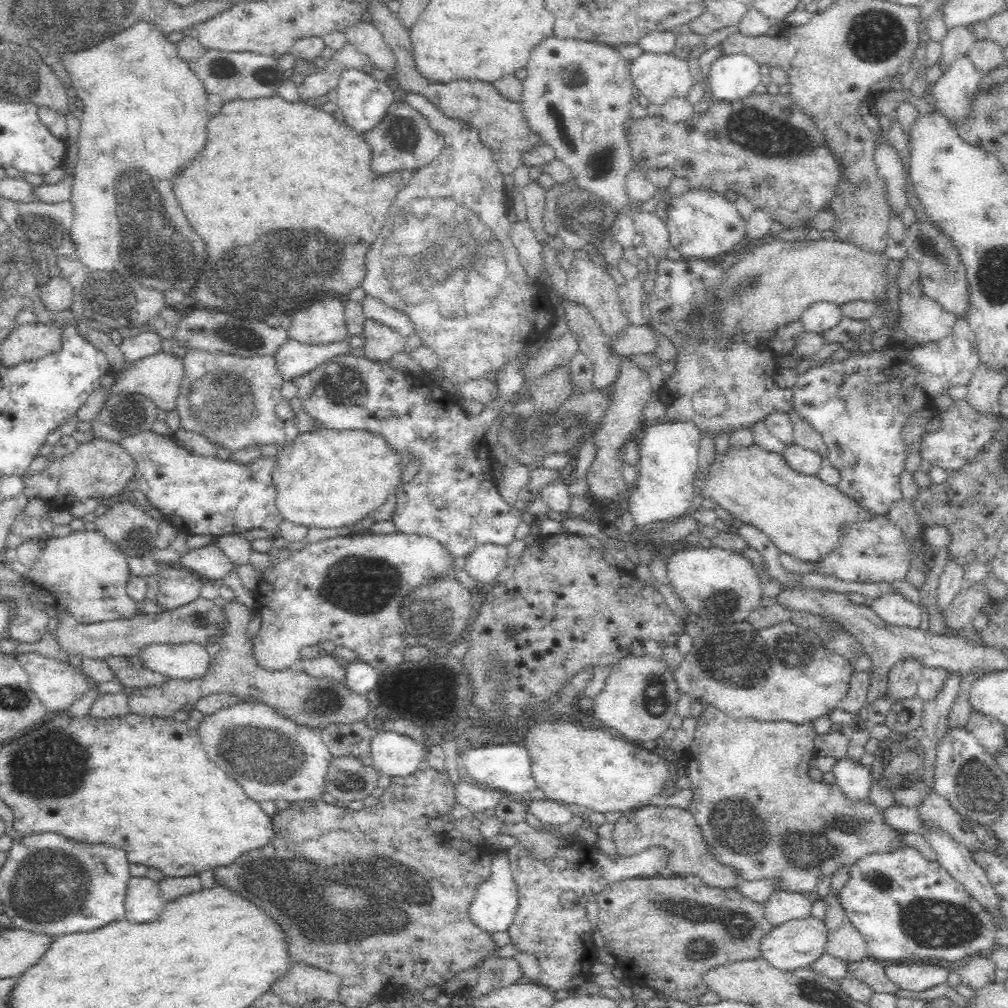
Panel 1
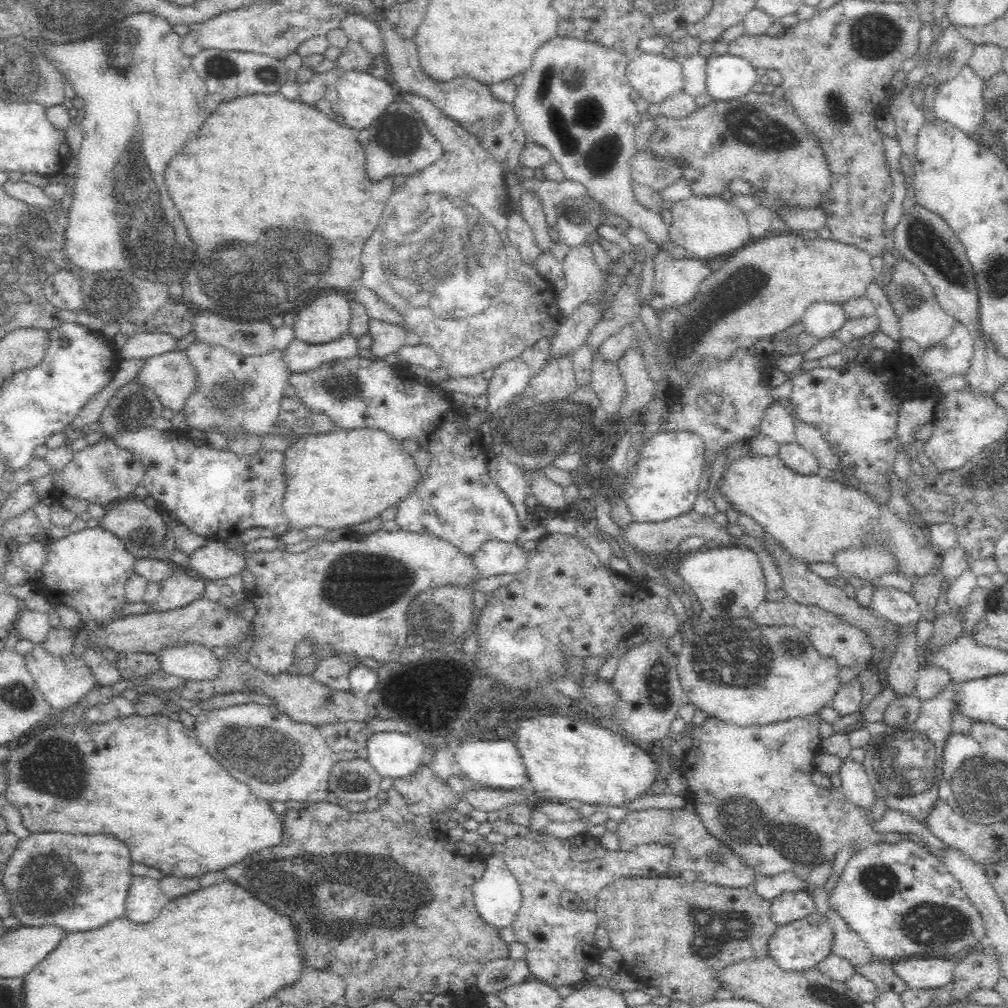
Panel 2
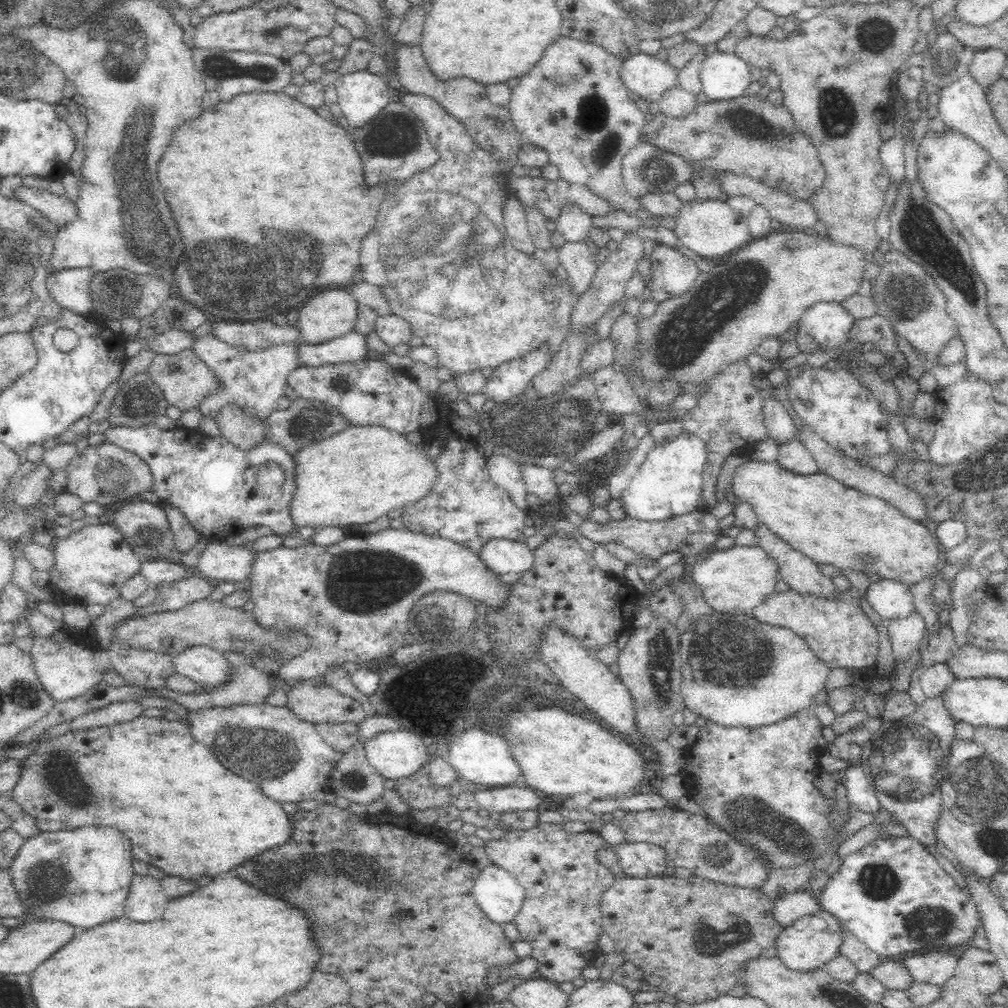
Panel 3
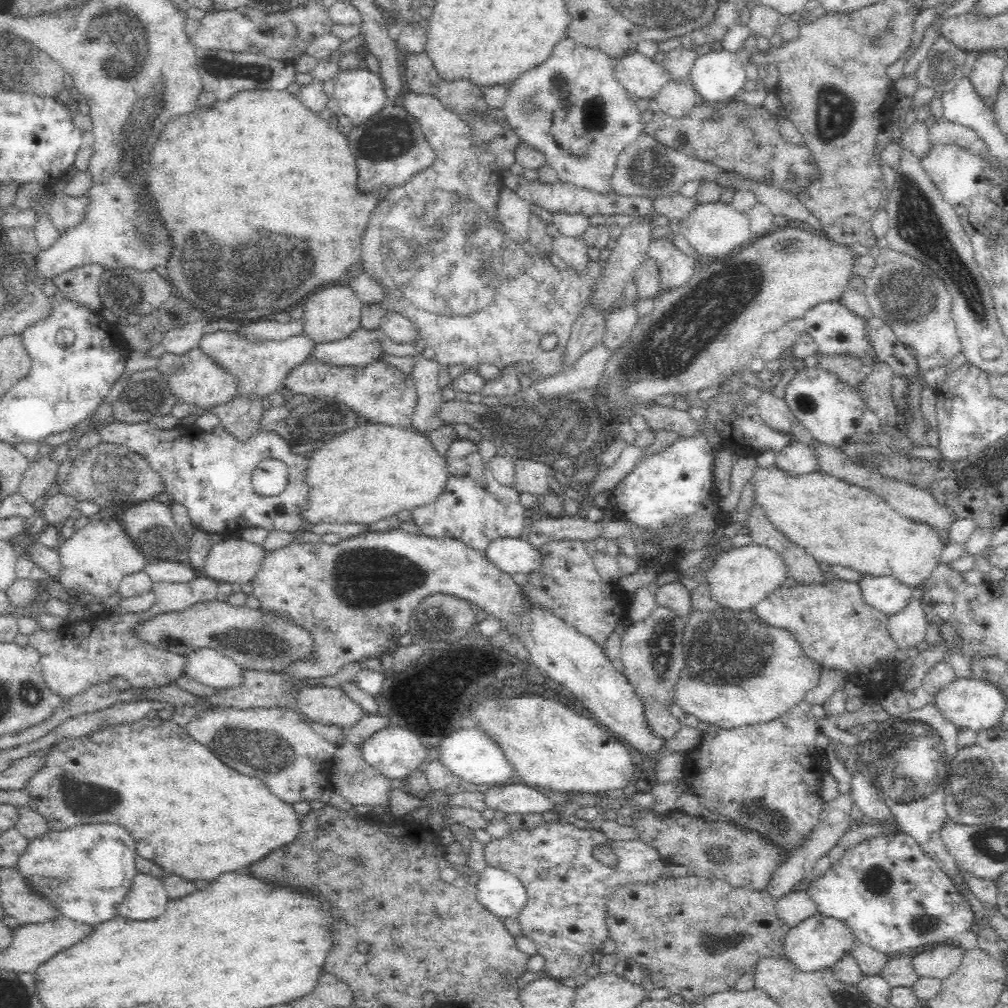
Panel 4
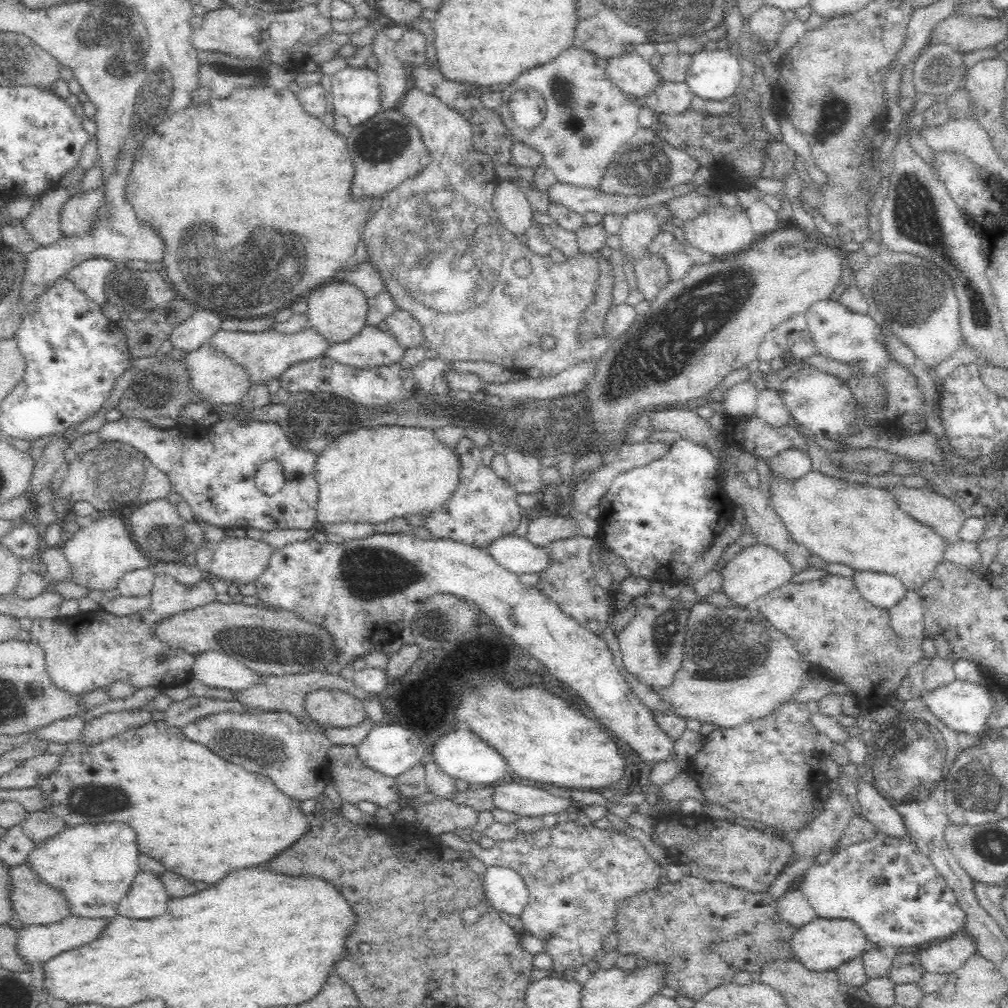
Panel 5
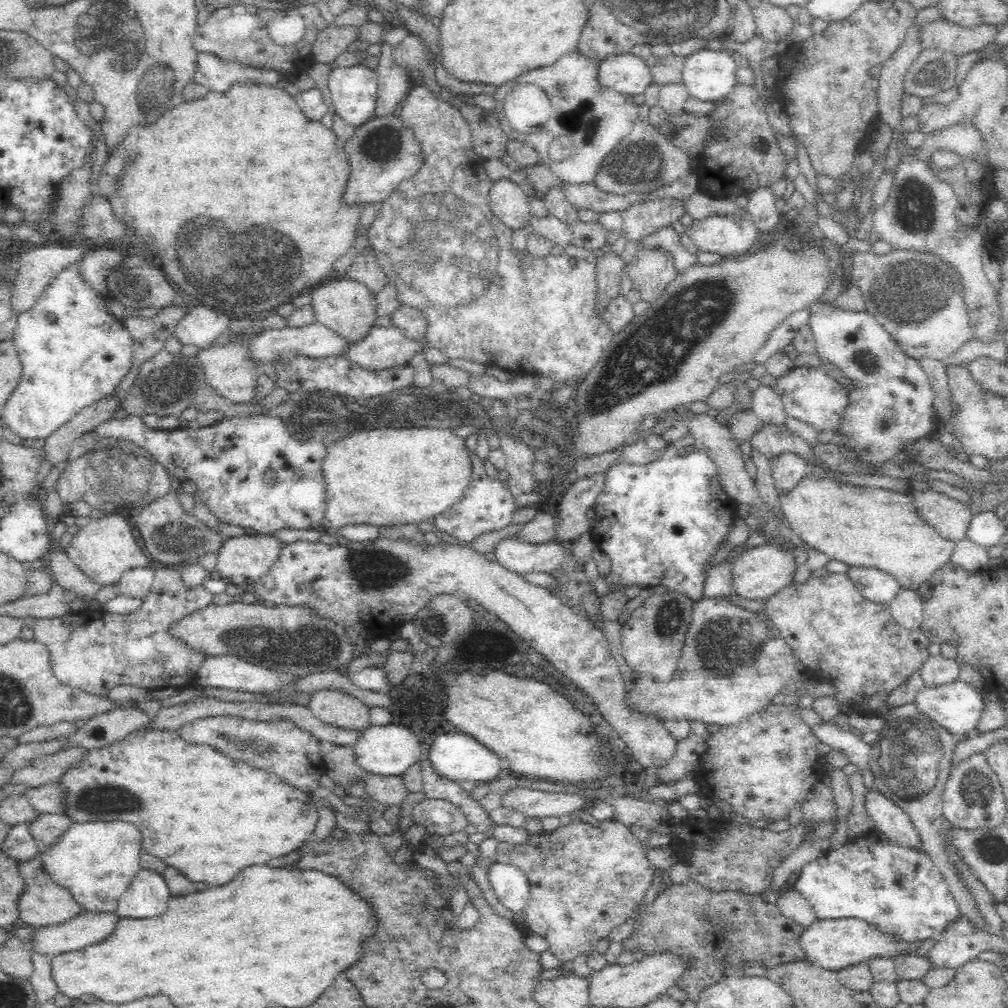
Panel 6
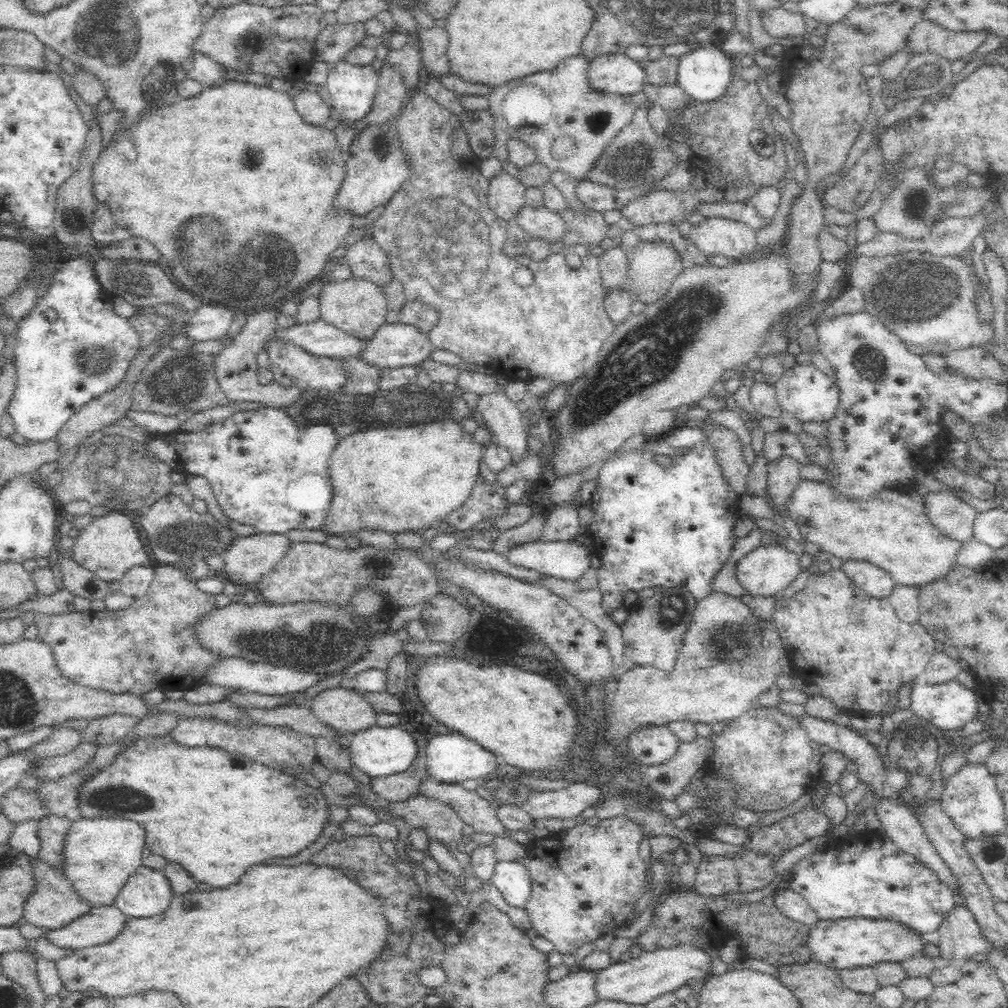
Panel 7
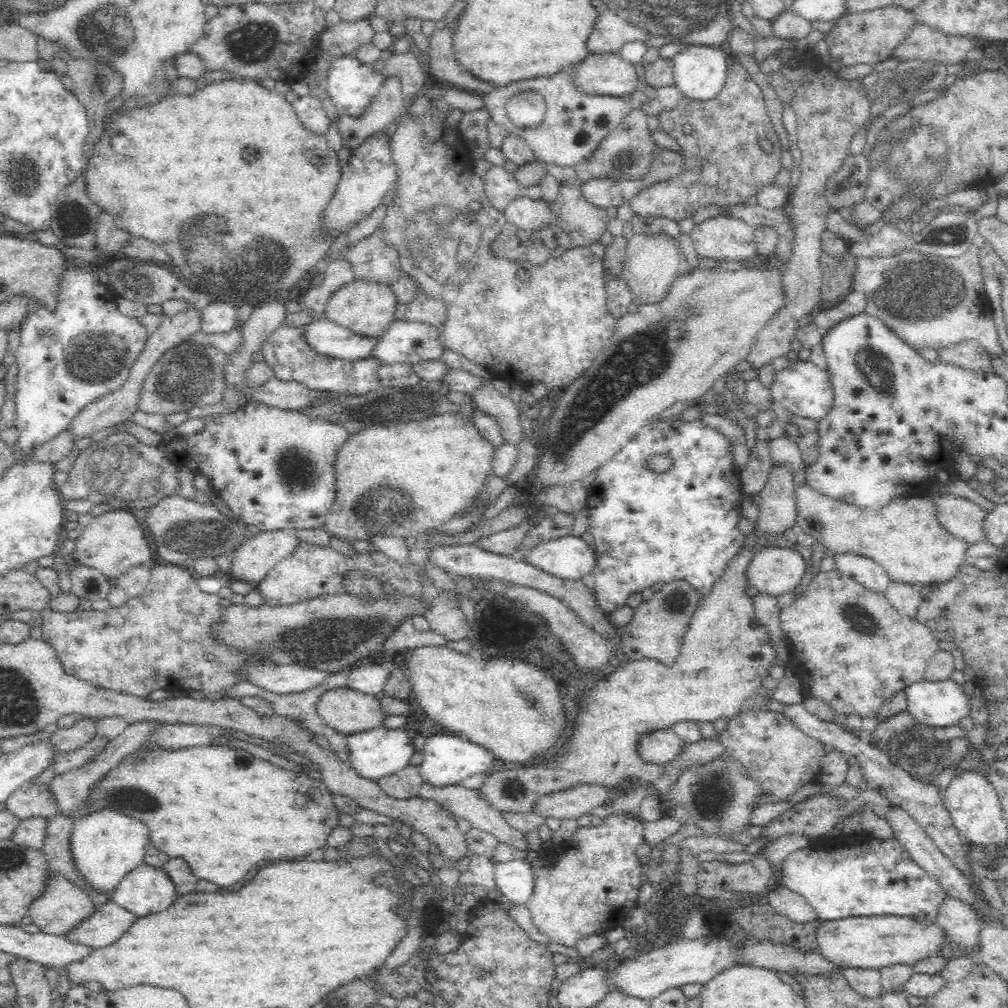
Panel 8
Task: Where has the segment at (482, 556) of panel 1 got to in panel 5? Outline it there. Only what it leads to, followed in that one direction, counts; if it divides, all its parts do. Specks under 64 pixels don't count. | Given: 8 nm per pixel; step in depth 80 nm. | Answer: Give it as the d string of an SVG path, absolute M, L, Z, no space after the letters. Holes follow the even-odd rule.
M514 534L494 539L486 550L506 571L516 575L542 573L553 563L550 547L534 546L525 537Z

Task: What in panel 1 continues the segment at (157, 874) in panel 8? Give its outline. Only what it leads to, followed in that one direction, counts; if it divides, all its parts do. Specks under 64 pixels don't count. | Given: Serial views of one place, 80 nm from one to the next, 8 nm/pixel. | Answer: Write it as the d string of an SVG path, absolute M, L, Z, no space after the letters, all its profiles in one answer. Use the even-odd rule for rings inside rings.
M131 877L125 896L125 918L133 923L150 922L166 908L159 884L146 877Z

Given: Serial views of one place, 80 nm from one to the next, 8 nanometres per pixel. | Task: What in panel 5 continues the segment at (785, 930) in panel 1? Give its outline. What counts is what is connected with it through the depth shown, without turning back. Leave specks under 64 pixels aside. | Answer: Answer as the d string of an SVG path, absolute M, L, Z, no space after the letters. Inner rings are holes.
M816 916L806 926L798 927L794 933L792 948L798 955L796 960L802 961L809 969L817 971L834 971L850 960L863 956L866 952L879 950L880 943L874 943L869 936L862 931L862 927L854 920L848 919L827 919Z

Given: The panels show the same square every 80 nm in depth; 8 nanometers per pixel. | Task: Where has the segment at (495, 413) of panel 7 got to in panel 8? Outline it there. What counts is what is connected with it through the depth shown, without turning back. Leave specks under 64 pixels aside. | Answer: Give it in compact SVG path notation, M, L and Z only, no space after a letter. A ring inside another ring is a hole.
M486 379L484 384L480 384L471 392L471 396L476 406L488 411L502 425L504 442L519 447L523 437L520 421L522 406L514 404L509 396L502 395L494 388L492 382Z

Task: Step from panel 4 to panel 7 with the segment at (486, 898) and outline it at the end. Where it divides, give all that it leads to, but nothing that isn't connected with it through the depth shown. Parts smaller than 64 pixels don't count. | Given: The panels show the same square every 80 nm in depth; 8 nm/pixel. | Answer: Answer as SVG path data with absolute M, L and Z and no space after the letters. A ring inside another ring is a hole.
M521 860L497 862L491 884L502 893L510 906L518 908L526 904L532 892L530 873Z

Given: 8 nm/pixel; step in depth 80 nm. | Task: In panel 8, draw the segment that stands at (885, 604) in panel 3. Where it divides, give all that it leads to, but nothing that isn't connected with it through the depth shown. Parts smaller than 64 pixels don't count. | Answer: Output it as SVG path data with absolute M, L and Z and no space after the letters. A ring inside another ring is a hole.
M836 551L833 559L840 573L850 576L870 590L885 591L892 582L882 565L870 557L854 552Z

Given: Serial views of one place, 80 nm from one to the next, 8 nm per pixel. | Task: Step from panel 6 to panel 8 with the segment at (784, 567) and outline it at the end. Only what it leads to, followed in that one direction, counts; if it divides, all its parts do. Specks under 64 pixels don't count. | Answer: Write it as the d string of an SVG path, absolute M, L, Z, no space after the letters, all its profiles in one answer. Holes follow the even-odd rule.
M771 545L754 556L747 576L759 593L777 598L804 586L809 570L794 548Z

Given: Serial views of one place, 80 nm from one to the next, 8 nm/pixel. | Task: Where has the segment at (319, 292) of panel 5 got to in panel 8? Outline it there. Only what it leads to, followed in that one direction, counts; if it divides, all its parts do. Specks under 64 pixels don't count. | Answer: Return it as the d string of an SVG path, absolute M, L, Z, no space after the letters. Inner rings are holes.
M354 279L338 288L323 311L328 320L362 336L382 336L394 322L398 310L398 297L390 285Z

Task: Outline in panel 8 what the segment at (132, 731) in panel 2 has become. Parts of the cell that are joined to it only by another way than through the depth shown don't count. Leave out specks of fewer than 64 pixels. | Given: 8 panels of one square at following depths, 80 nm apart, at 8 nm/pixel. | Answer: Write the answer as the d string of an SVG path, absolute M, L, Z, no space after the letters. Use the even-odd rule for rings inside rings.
M203 744L202 746L191 746L190 748L182 748L174 750L174 752L166 752L165 750L156 750L148 756L140 754L140 760L131 762L129 756L126 756L118 766L111 770L92 788L90 792L90 801L92 801L92 811L104 807L120 809L124 813L142 821L150 831L150 843L165 852L169 858L182 856L188 860L190 868L194 870L196 878L207 880L218 886L232 886L236 884L244 874L248 874L254 866L258 866L260 862L268 862L268 860L300 860L306 854L314 852L316 848L324 848L328 836L332 834L334 828L340 826L340 810L334 804L334 793L326 785L326 781L313 779L306 774L299 774L296 770L282 769L270 761L254 757L244 749L230 749L225 745Z

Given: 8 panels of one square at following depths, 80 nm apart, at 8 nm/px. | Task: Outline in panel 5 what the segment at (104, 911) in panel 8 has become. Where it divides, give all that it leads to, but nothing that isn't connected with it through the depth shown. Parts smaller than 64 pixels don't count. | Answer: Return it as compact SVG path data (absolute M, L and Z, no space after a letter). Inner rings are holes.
M72 914L54 924L25 925L18 929L16 947L18 947L20 955L26 959L26 963L44 963L52 957L62 954L62 952L68 952L68 950L74 950L74 948L90 944L93 940L98 940L106 932L110 920L111 918L76 916Z

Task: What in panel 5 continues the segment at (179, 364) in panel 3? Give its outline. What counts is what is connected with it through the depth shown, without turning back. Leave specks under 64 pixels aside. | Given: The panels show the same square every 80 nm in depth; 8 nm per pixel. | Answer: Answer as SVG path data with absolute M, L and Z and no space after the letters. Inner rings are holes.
M210 343L204 344L192 352L186 353L184 361L188 363L190 372L192 372L193 387L201 392L202 397L206 401L214 401L224 404L241 404L248 394L248 390L253 386L251 374L248 373L246 365L232 359L230 355L222 353L222 349L218 349Z

